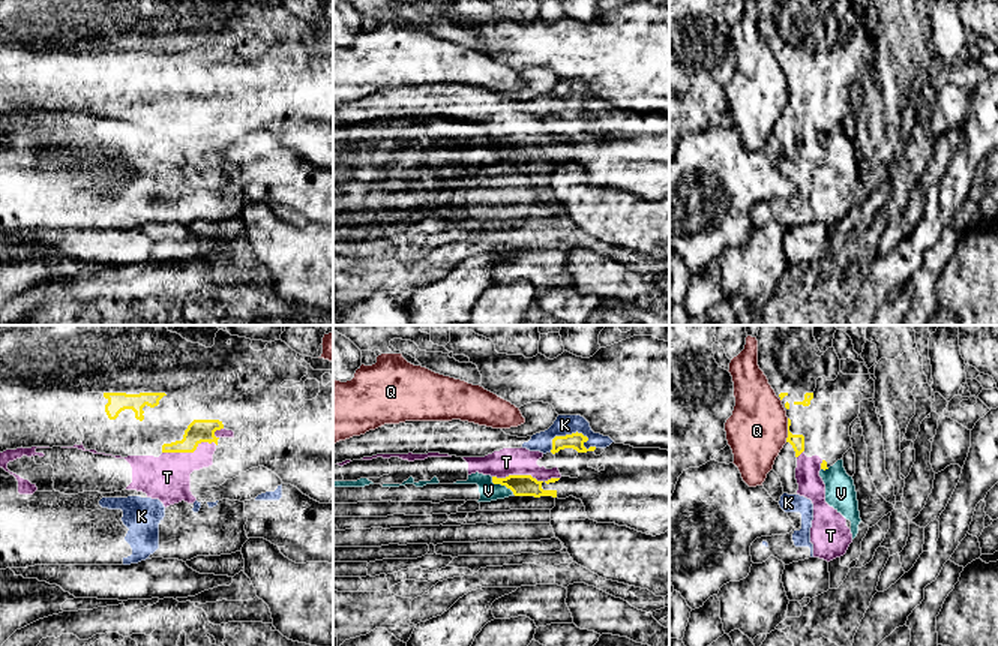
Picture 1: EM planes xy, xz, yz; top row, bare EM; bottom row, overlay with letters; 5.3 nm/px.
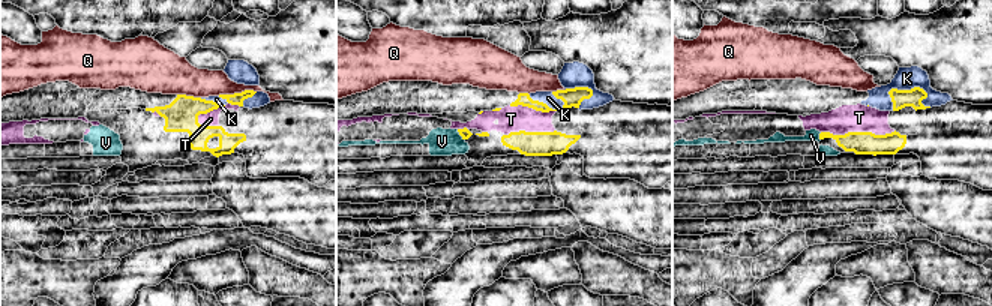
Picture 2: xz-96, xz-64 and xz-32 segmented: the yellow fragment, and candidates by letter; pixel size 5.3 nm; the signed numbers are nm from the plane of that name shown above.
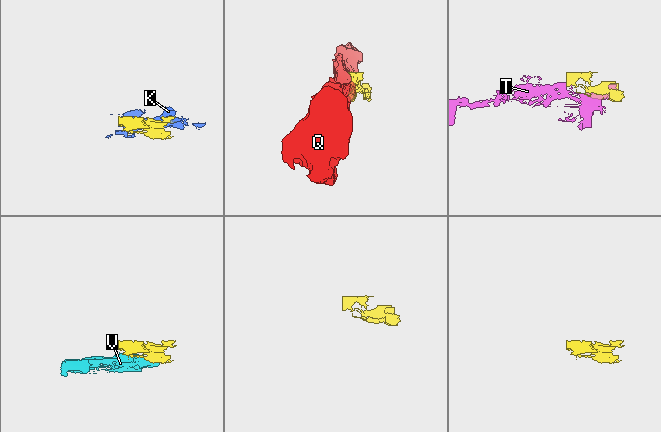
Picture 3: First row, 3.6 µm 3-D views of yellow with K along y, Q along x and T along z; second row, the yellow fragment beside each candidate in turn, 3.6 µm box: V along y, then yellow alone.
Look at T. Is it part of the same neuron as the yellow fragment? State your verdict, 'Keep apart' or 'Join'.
Keep apart

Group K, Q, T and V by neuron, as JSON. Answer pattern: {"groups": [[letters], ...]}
{"groups": [["K", "T", "V"], ["Q"]]}

